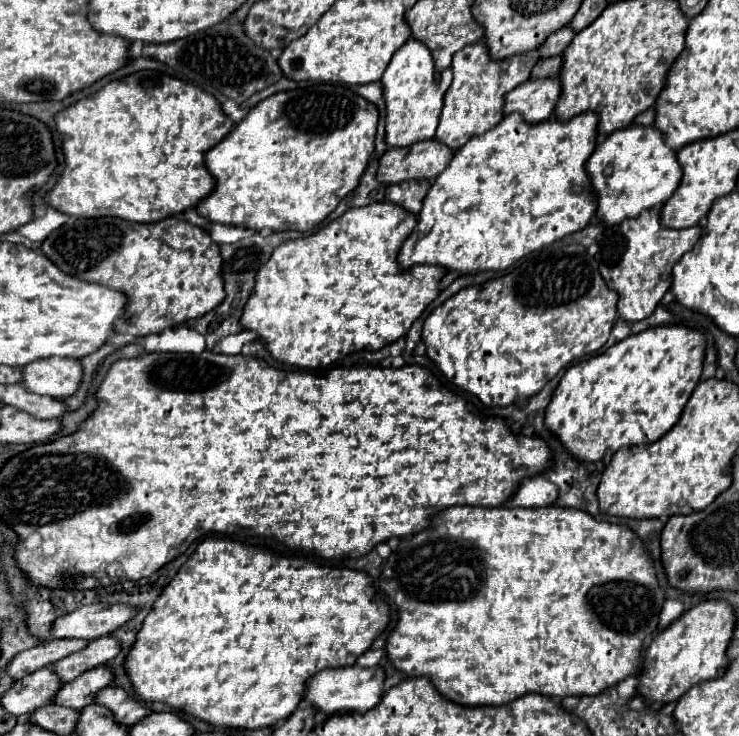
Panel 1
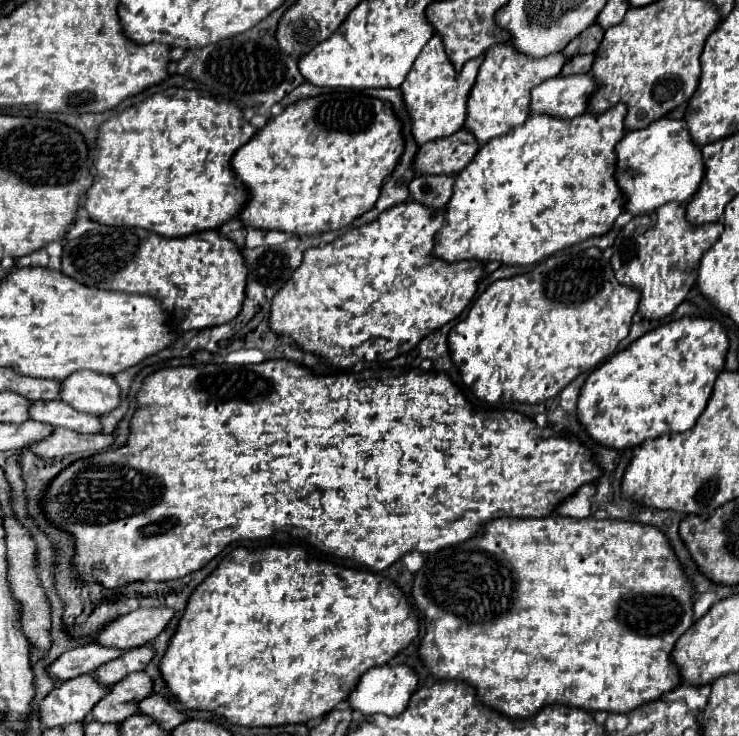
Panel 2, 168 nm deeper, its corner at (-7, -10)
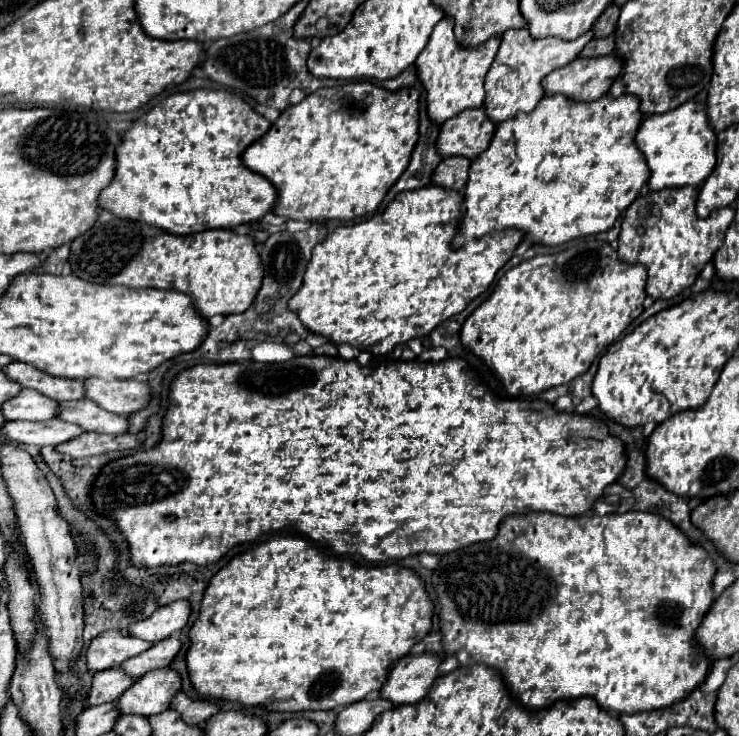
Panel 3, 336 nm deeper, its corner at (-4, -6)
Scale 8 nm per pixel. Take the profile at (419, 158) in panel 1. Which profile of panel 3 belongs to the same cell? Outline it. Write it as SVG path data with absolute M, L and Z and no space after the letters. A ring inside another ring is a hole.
M470 108L454 116L442 126L438 138L438 152L446 156L466 156L474 160L488 148L494 136L494 122L486 116L486 108Z

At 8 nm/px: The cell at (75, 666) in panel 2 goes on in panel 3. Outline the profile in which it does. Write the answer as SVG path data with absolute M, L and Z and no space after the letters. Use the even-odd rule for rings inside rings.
M108 630L92 640L88 654L86 654L88 670L92 674L96 674L102 670L118 668L124 660L138 656L140 652L148 650L150 646L154 646L154 644L140 640L136 636L124 636L118 630Z

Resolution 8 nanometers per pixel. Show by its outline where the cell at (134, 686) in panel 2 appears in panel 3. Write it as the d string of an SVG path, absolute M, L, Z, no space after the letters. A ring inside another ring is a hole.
M162 668L142 676L130 690L118 700L122 714L154 716L170 708L170 702L180 692L180 674L172 668Z

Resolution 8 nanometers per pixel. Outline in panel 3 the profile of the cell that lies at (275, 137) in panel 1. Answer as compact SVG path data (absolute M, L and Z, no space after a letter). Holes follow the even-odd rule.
M350 82L336 88L318 88L300 104L288 106L272 124L266 136L256 140L244 152L244 164L266 176L278 190L274 214L290 220L352 220L374 212L384 200L386 192L396 184L410 164L412 150L418 142L420 122L420 90L402 88L390 92L372 82Z

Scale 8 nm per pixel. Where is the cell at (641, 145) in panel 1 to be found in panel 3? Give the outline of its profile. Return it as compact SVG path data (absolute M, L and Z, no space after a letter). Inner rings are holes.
M688 100L682 108L662 116L648 116L636 134L636 144L648 160L652 172L648 184L652 190L700 186L716 164L716 132L708 124L706 104L696 100Z

